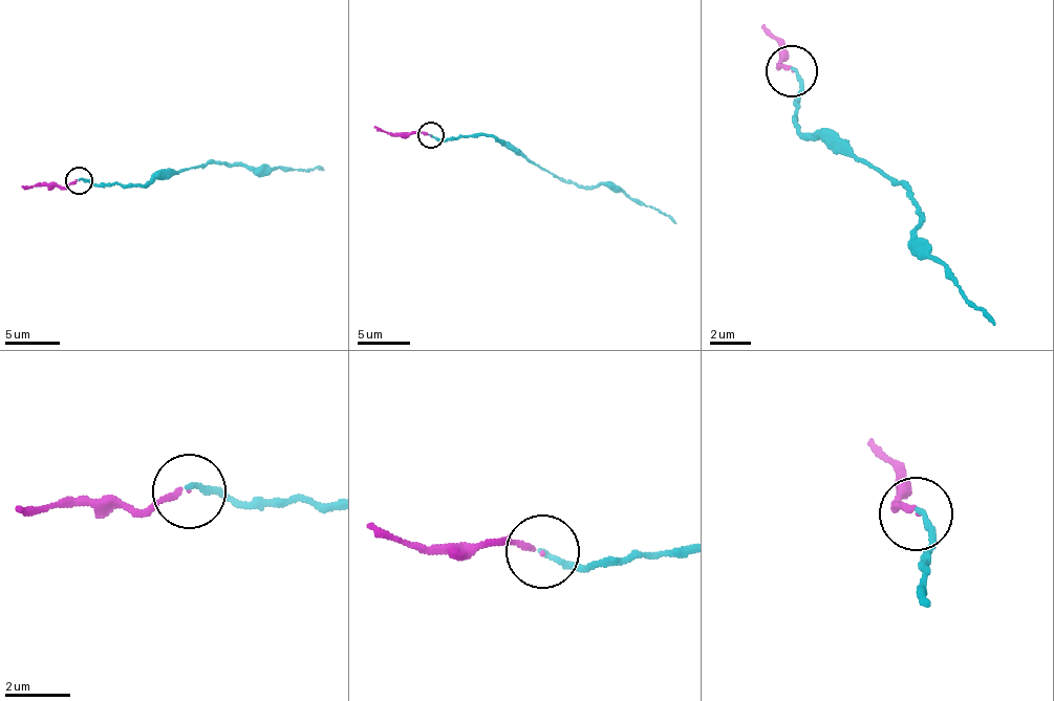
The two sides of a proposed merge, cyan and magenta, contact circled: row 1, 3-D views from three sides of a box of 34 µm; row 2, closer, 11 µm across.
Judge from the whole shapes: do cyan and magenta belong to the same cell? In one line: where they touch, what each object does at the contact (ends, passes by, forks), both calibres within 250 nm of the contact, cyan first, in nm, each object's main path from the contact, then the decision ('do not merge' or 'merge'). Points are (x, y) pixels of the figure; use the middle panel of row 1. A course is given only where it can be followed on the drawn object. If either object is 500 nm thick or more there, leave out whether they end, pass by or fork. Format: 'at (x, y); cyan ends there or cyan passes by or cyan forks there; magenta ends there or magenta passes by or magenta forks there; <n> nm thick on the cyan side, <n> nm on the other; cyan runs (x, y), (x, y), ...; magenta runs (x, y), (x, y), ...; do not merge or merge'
at (430, 135); cyan ends there; magenta ends there; 150 nm thick on the cyan side, 140 nm on the other; cyan runs (431, 133), (439, 140), (495, 135), (558, 176), (589, 188), (614, 183), (648, 207), (667, 214), (675, 224); magenta runs (431, 134), (415, 131), (387, 133), (373, 126); merge

